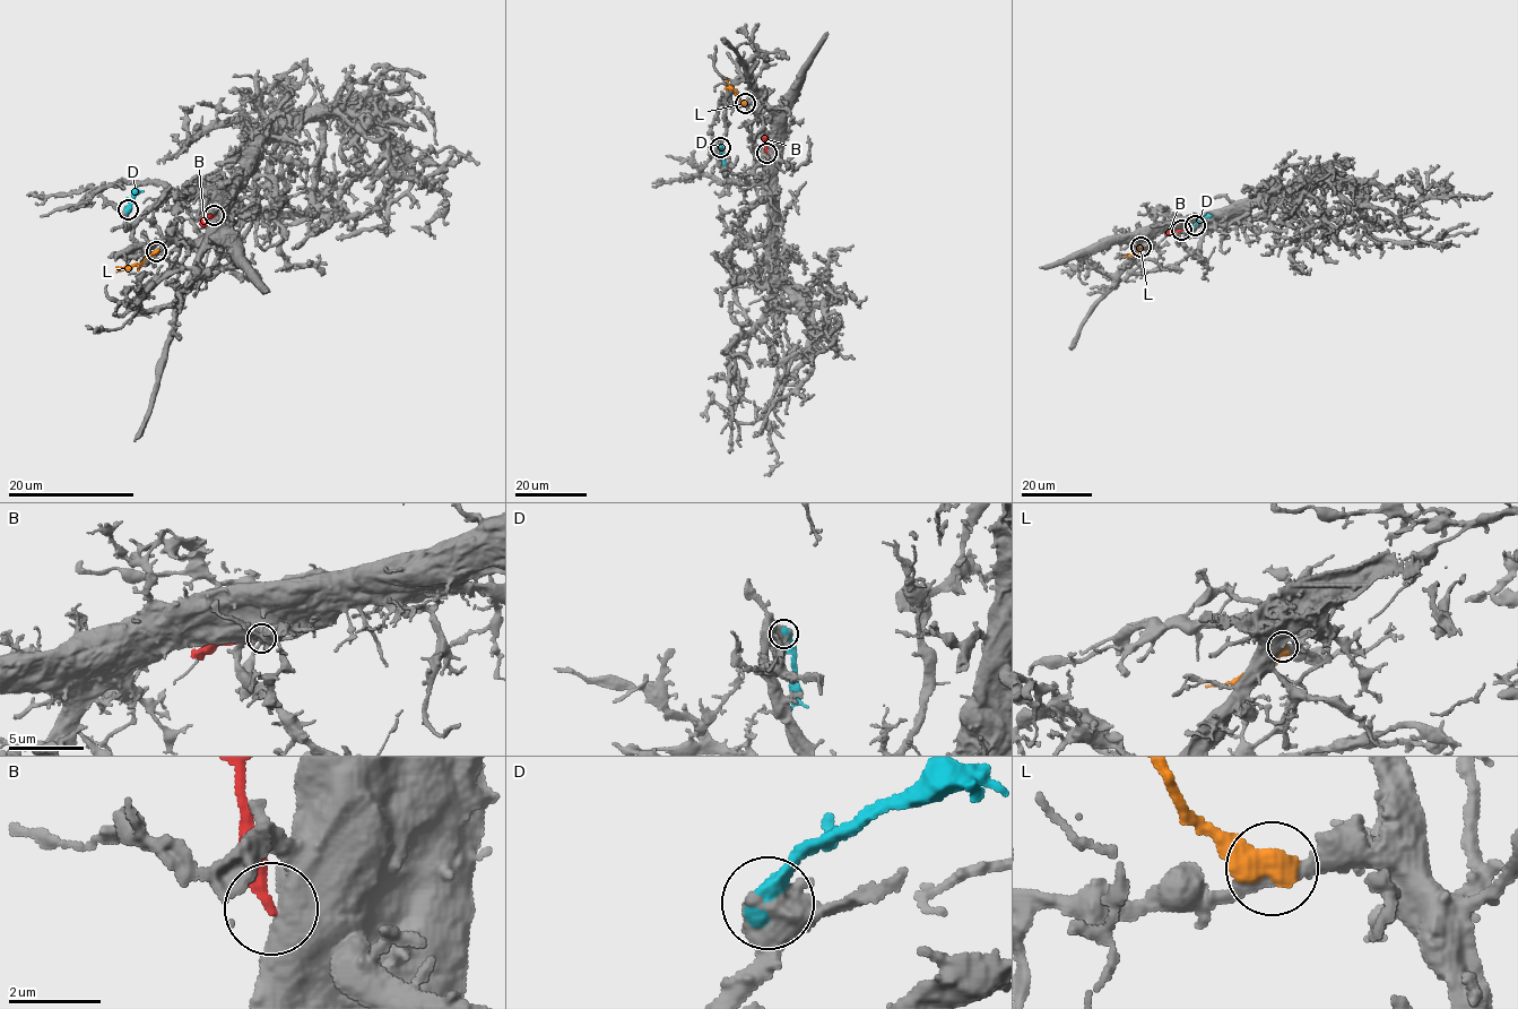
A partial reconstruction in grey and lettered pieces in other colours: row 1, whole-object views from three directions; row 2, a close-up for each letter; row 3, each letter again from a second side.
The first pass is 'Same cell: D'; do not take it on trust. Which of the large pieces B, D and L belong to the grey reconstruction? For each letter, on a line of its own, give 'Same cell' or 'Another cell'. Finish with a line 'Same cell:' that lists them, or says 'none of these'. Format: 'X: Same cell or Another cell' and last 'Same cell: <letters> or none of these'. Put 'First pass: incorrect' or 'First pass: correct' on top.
First pass: correct
B: Another cell
D: Same cell
L: Another cell
Same cell: D

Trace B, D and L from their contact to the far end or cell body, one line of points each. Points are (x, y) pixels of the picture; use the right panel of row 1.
B: (1181, 230), (1164, 234)
D: (1195, 225), (1203, 217), (1213, 217)
L: (1141, 247), (1122, 257)

